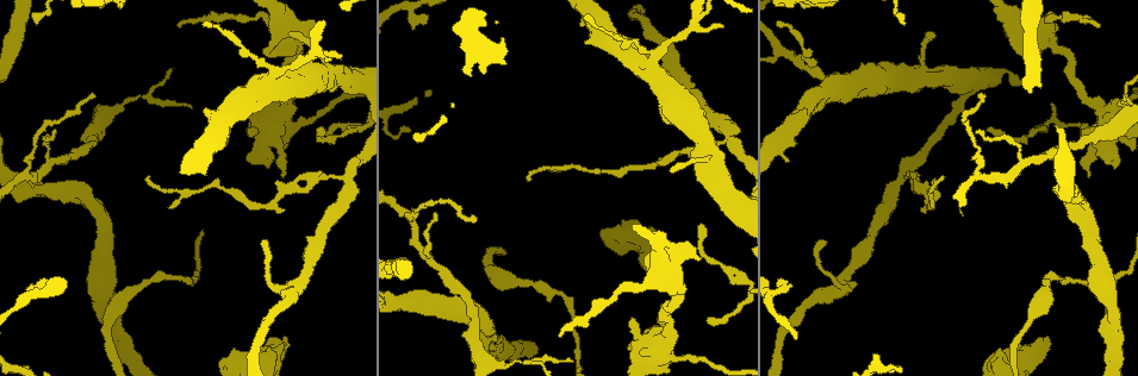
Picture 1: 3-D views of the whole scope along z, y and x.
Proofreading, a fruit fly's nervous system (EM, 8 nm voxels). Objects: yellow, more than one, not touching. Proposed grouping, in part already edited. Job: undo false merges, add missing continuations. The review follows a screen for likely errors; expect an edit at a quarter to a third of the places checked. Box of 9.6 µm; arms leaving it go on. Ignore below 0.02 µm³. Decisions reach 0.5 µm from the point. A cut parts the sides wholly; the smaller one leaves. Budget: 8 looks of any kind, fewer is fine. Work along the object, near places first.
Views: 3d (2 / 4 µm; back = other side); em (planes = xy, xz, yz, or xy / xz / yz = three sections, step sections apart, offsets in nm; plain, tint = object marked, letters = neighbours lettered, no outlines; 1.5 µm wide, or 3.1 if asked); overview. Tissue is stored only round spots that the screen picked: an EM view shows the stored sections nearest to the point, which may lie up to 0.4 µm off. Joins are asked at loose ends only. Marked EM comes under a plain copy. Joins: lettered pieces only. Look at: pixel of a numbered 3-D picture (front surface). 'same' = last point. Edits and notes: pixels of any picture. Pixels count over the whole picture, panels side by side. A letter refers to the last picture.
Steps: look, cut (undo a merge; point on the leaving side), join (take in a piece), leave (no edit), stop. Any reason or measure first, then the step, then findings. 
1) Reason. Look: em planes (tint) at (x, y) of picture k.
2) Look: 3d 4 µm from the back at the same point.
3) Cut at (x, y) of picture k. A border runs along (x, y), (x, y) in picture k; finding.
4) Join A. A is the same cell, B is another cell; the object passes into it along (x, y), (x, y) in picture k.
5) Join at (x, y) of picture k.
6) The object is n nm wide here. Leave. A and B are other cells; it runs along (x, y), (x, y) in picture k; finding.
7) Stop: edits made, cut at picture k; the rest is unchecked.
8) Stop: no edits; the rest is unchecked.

Thick turns thin. Look: em planes (letters) at (255, 16) of picture 1.

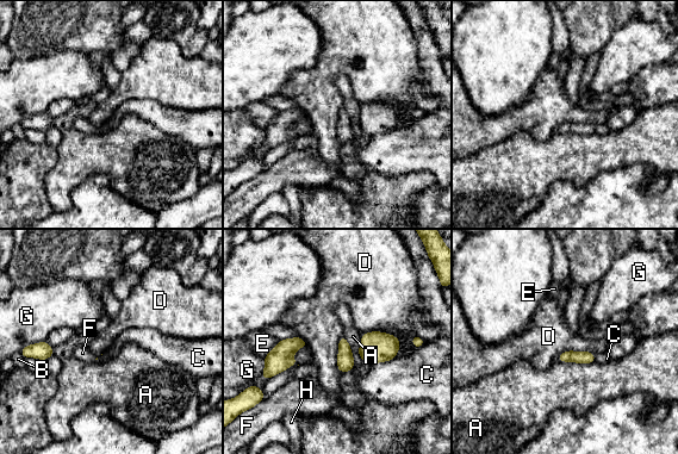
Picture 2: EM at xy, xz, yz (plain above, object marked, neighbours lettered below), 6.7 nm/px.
The object is 80 nm wide here; the longest contact is with D, 280 nm. Leave. A, B, C, D, E, F, G and H are other cells; continuous, no second cell.

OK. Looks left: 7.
Stops while still wide. Look: em yz step 8 (letters) at (699, 258) of picture 1.

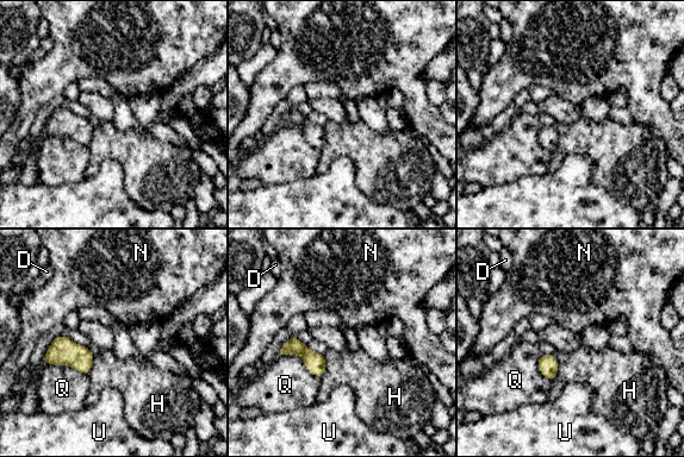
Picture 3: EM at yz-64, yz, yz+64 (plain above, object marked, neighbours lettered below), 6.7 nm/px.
Look: em planes (letters) at the same point.

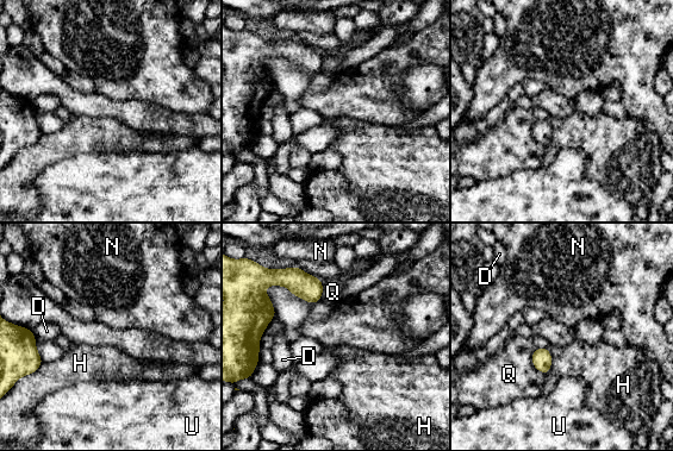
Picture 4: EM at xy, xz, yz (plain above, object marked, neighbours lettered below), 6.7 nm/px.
Leave. D, H, N, Q and U are other cells; a border runs along (535, 348), (531, 363), (544, 375) in picture 4; no lettered piece goes on from it.

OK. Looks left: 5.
Free end. Look: em xy step 4 (letters) at (1047, 337) of picture 1.

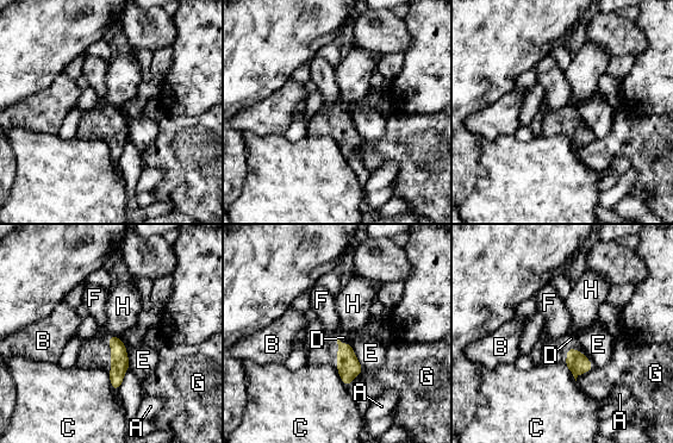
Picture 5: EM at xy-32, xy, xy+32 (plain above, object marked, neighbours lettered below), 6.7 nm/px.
The object is 110 nm wide here. Join D. D is the same cell, A, B, C, E, F, G and H are other cells; the object passes into it along (348, 366), (342, 343), (343, 337) in picture 5; the cell continues.

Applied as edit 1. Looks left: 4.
Stop: edits made, join at picture 5; the rest is unchecked.

